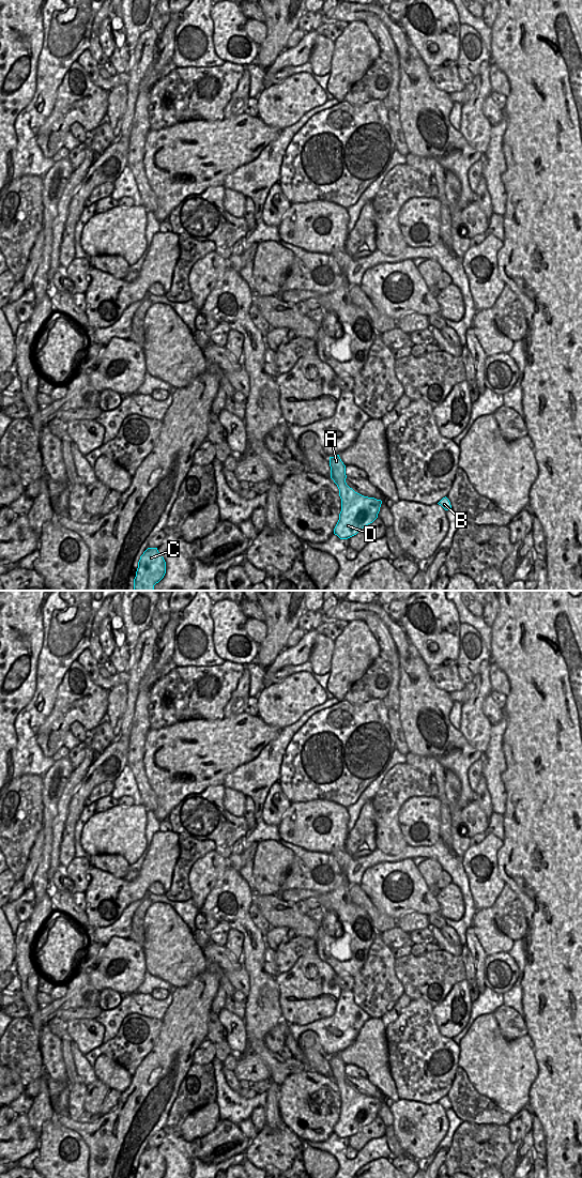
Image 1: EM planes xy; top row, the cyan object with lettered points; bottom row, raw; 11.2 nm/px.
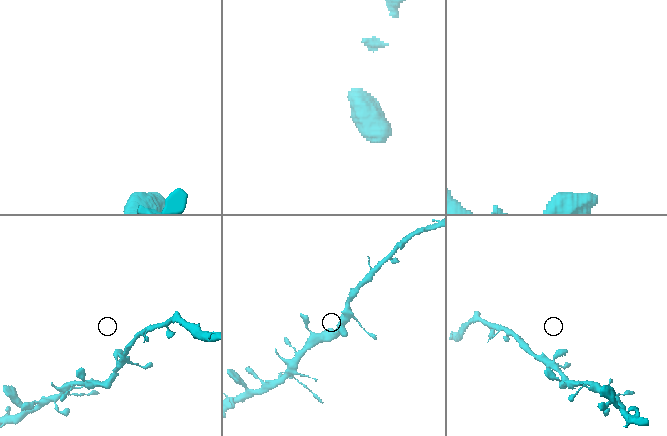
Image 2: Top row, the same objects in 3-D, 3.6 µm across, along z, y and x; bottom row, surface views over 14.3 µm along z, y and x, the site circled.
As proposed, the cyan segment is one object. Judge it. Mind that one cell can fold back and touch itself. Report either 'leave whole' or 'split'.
leave whole

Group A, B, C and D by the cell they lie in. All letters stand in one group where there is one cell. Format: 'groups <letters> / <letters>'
groups A B C D

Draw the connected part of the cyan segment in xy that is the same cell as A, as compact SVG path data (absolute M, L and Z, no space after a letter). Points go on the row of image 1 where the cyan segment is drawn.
M339 455L330 457L330 466L331 478L337 485L341 499L341 511L334 534L340 539L348 539L378 518L382 501L364 496L347 485L346 465Z

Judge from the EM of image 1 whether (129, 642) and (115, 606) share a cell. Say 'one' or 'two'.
two

